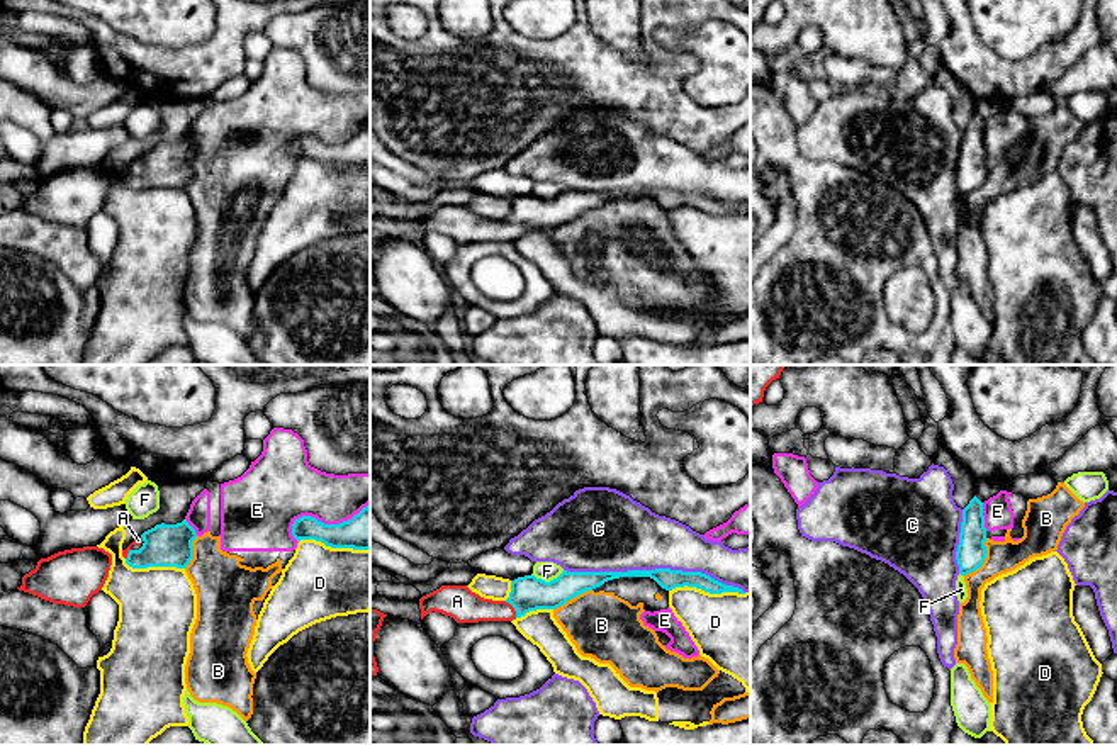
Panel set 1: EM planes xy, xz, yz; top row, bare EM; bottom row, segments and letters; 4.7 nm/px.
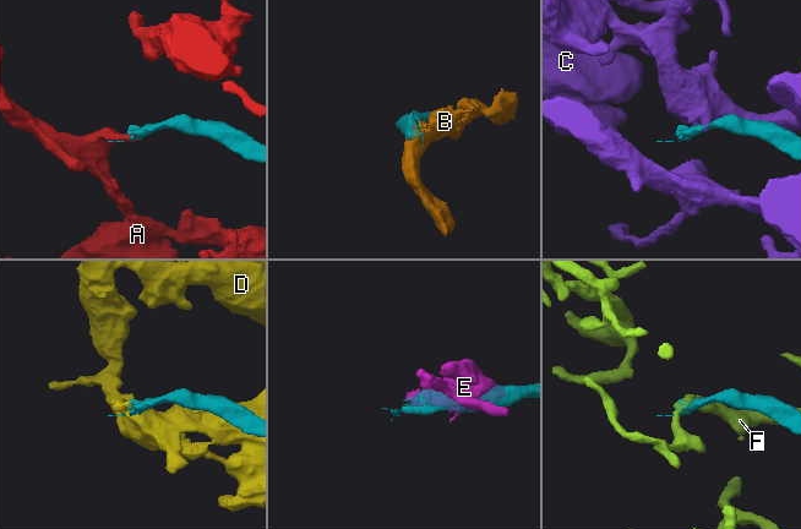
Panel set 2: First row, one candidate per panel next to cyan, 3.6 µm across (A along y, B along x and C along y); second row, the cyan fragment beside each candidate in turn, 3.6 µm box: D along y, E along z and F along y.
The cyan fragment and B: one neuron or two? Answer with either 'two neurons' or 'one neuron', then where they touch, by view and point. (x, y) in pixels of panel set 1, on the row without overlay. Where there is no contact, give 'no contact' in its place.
two neurons | yz (983, 180)

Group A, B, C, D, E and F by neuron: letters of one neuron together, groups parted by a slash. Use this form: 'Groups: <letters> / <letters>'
Groups: A / B E / C / D / F

